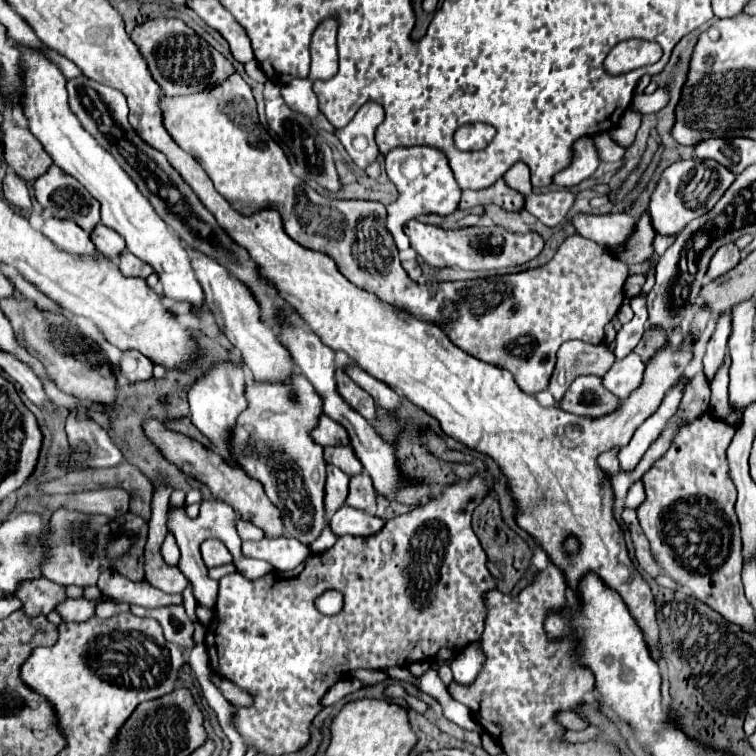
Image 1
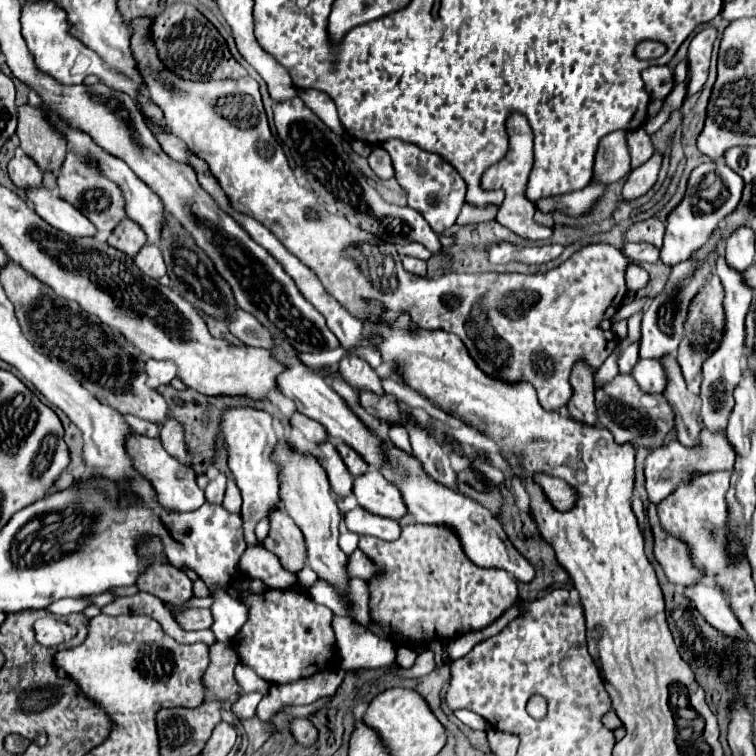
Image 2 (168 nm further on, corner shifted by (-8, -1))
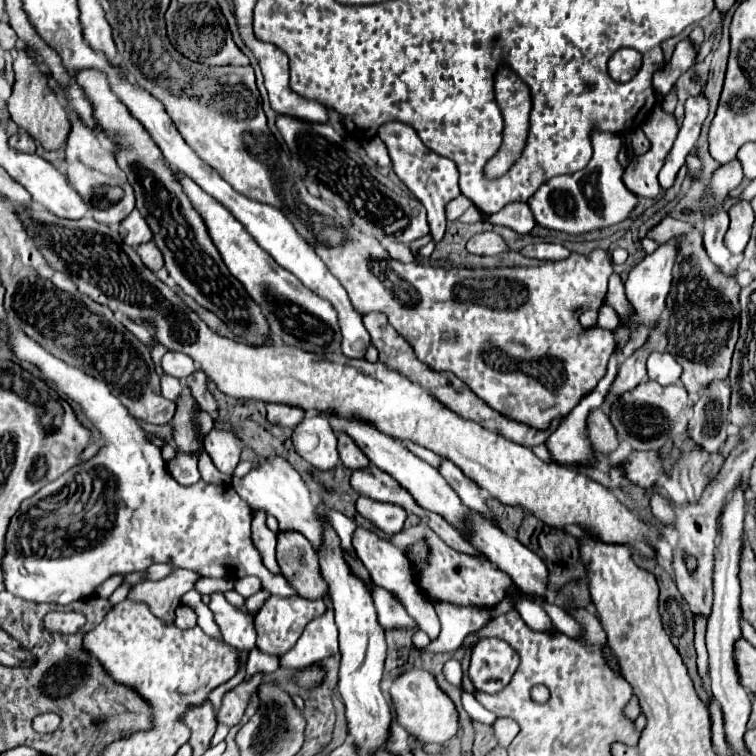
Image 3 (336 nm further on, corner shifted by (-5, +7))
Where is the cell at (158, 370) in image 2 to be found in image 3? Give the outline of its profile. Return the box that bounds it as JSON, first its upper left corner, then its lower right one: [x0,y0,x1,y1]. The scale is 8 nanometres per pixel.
[161,352,197,380]

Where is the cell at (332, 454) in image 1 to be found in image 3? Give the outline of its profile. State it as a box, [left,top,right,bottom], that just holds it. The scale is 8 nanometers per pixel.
[339,432,369,470]

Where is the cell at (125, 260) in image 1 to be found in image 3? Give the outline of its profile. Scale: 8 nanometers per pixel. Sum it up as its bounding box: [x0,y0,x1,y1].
[137,242,163,272]

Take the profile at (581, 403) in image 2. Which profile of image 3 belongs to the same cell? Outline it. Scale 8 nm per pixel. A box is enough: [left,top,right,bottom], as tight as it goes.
[587,408,619,456]

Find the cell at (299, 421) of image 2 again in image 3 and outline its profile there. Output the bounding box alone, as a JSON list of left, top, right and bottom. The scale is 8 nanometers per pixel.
[265,404,303,428]

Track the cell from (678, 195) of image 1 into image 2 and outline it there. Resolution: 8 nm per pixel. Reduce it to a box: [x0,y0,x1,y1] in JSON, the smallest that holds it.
[660,162,744,266]

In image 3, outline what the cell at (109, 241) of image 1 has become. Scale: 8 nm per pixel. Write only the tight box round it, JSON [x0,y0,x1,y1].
[119,210,151,248]

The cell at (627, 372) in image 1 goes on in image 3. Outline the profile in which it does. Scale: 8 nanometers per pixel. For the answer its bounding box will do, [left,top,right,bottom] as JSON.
[647,352,683,386]

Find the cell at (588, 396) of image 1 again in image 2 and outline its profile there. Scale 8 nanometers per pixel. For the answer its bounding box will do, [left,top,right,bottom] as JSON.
[594,374,674,448]

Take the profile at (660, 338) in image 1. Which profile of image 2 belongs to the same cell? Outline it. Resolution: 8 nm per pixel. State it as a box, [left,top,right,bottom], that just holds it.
[660,356,700,446]

